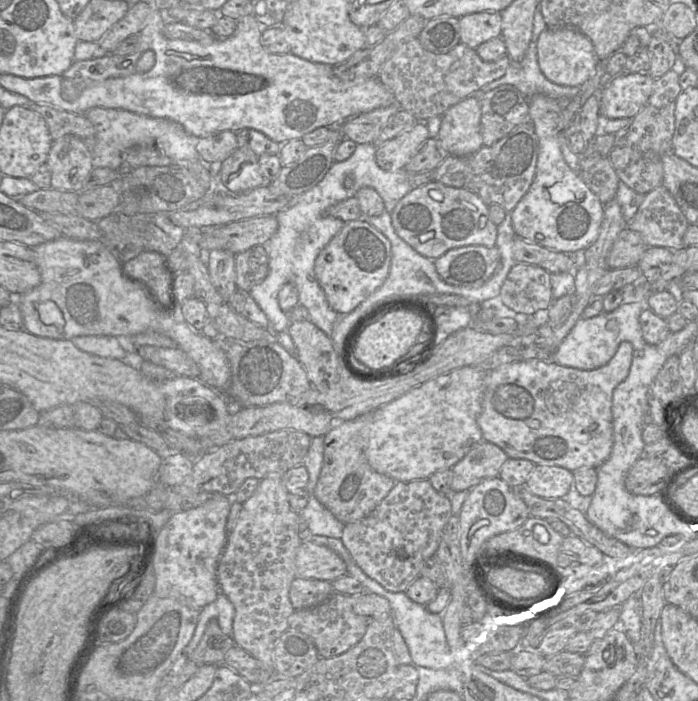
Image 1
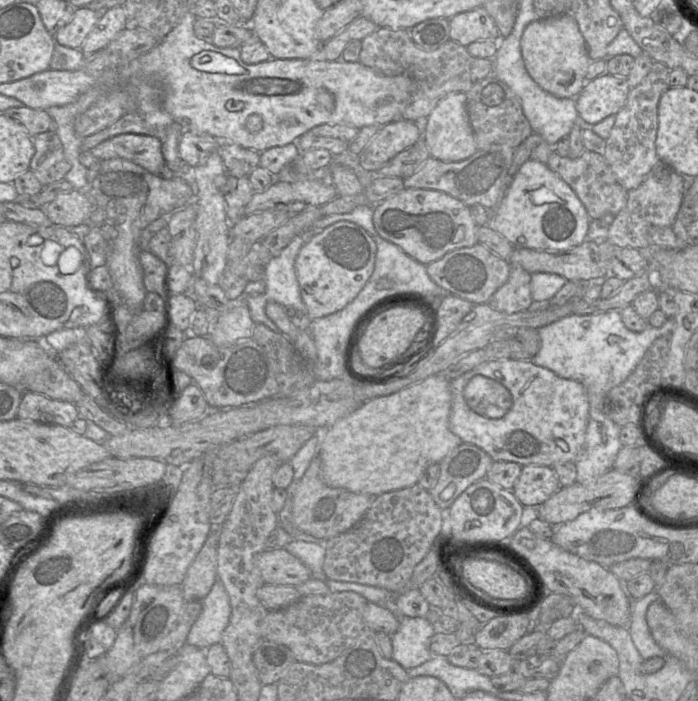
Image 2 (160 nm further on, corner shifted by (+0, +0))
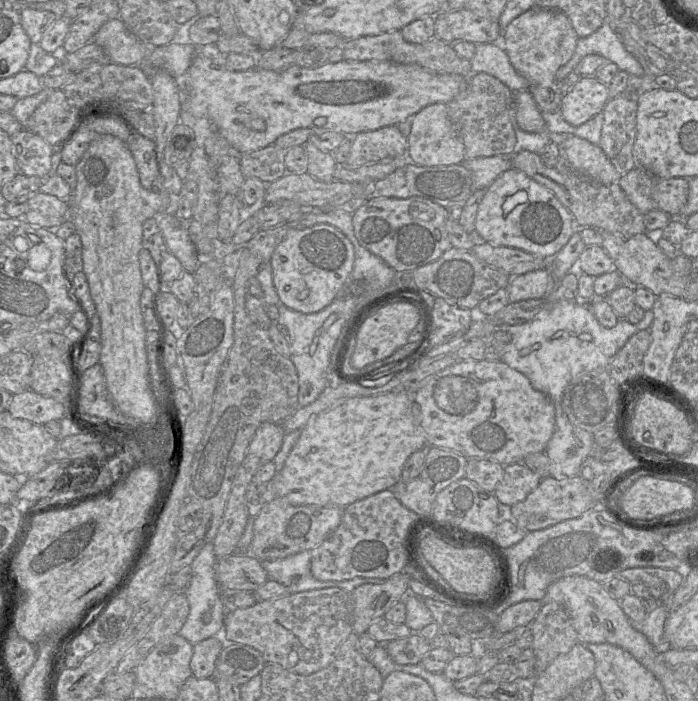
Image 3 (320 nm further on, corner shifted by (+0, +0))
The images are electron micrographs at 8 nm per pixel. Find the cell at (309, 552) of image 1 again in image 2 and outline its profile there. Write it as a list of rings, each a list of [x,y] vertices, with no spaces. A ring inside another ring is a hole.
[[[284,548],[265,549],[255,555],[264,584],[297,586],[312,578],[310,569]]]

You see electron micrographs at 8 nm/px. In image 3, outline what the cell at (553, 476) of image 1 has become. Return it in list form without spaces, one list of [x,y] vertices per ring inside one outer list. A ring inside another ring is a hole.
[[[522,462],[504,466],[501,481],[494,495],[502,506],[513,506],[530,495],[540,484],[542,478]]]

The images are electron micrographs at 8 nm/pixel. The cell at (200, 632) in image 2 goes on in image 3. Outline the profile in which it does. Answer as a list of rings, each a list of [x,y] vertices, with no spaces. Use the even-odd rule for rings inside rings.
[[[209,542],[203,546],[190,565],[191,578],[184,590],[189,603],[189,614],[179,635],[193,645],[217,635],[224,624],[225,605],[222,601],[222,590],[215,580],[215,563],[213,543]]]

